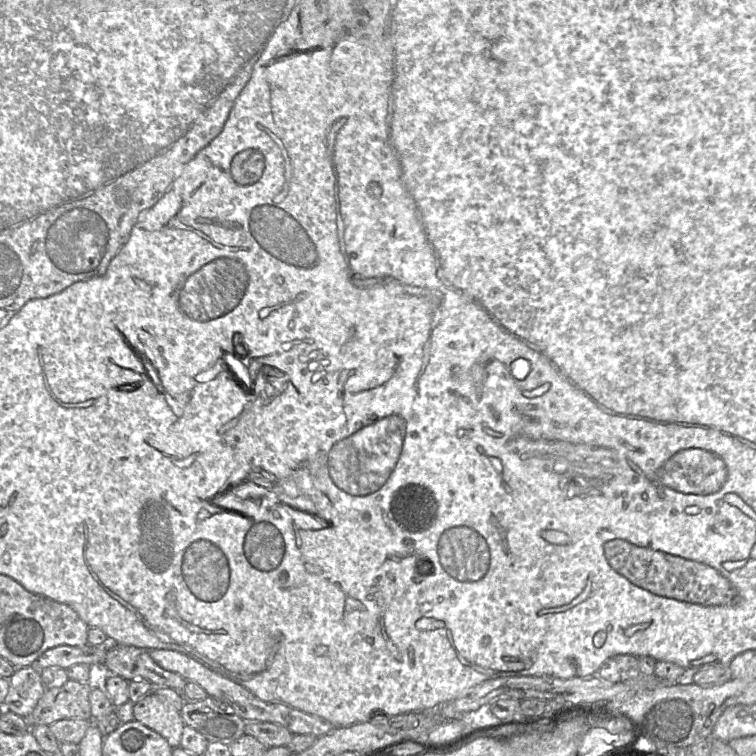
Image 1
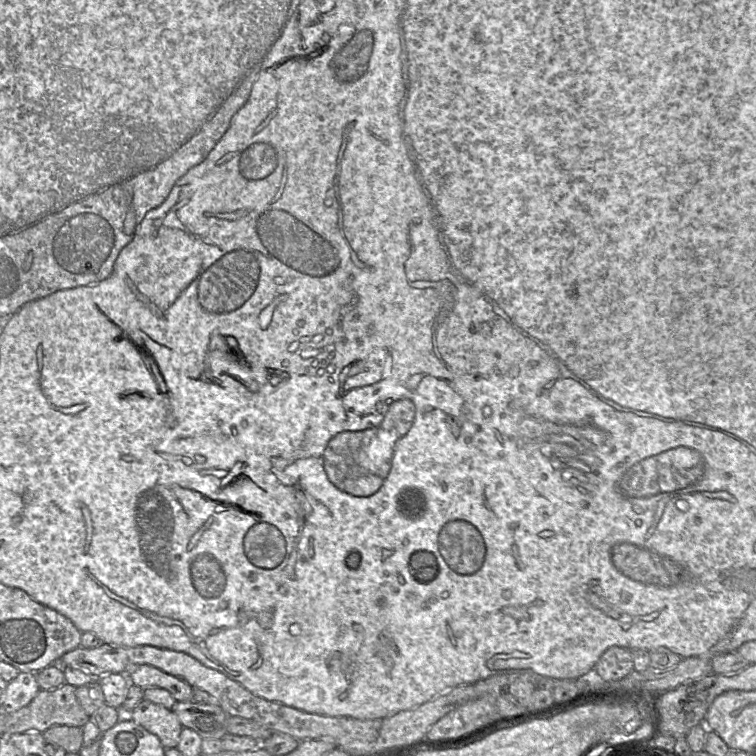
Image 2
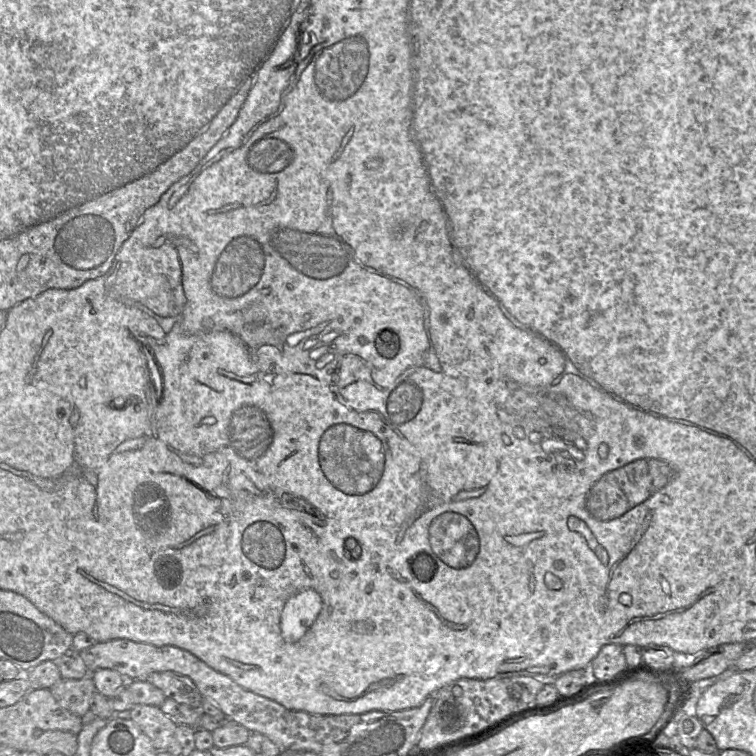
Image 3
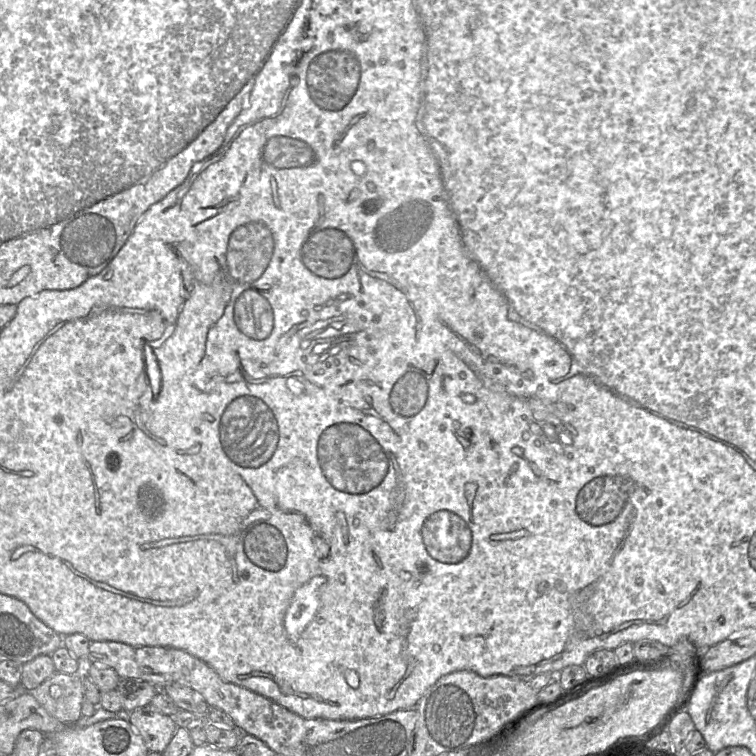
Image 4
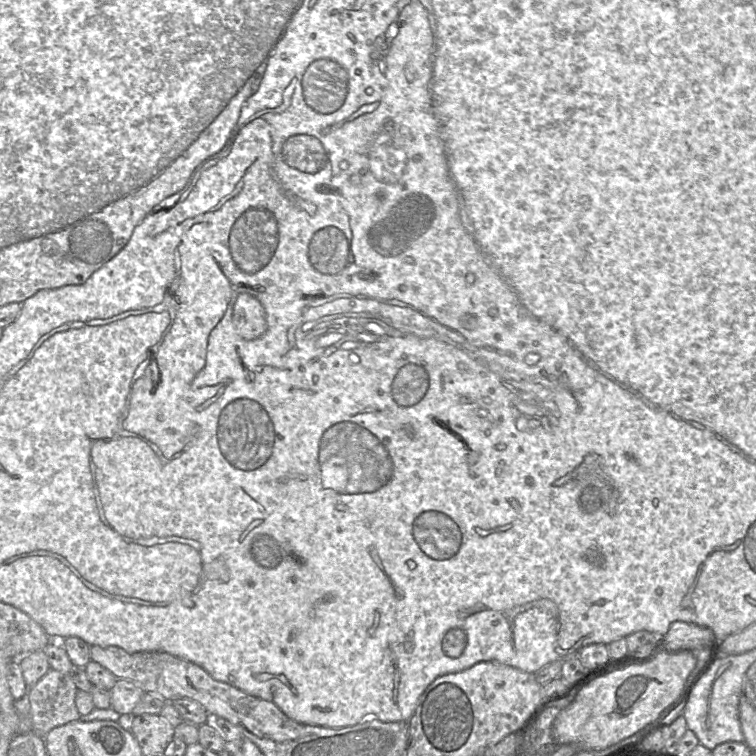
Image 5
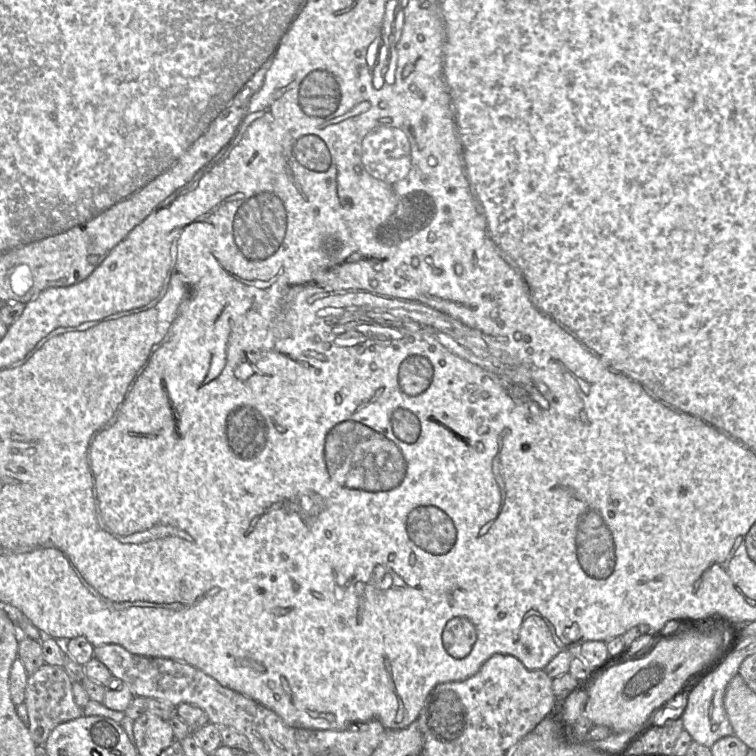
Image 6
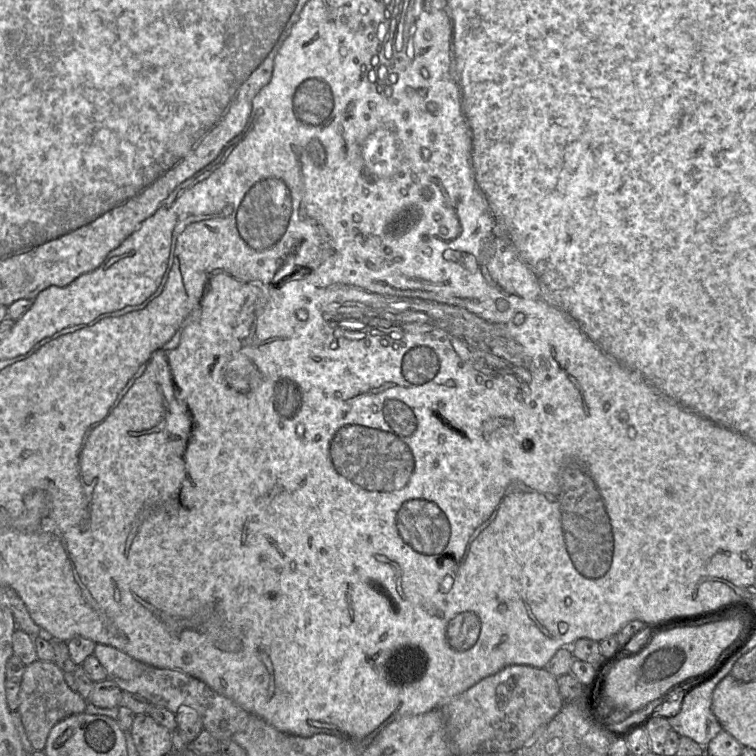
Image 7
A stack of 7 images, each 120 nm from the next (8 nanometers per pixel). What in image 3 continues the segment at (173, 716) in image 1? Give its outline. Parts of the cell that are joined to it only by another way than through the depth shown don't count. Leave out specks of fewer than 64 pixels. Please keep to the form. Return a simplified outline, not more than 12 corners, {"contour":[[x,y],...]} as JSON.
{"contour":[[134,705],[130,719],[157,751],[178,725],[157,706]]}

